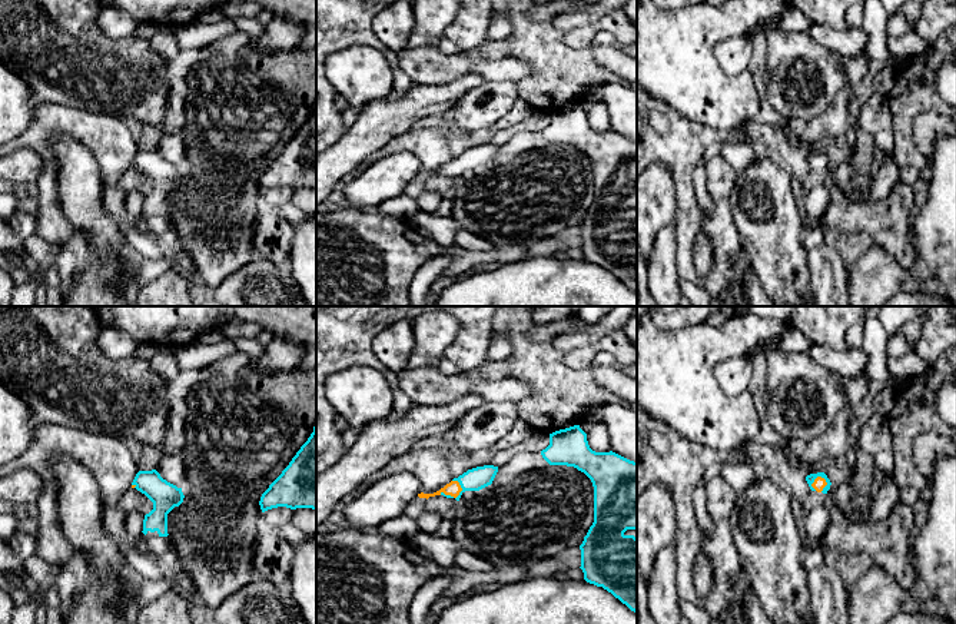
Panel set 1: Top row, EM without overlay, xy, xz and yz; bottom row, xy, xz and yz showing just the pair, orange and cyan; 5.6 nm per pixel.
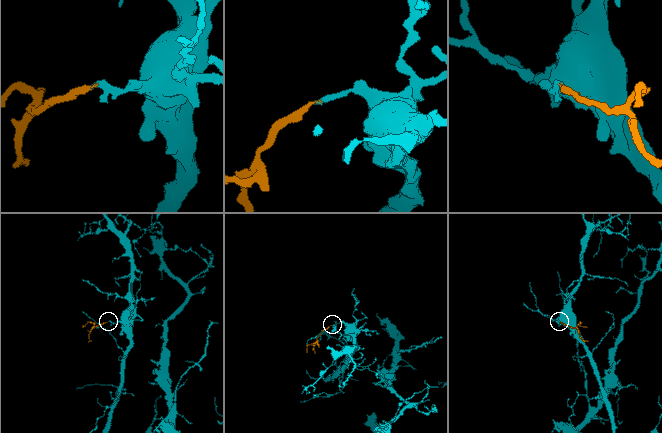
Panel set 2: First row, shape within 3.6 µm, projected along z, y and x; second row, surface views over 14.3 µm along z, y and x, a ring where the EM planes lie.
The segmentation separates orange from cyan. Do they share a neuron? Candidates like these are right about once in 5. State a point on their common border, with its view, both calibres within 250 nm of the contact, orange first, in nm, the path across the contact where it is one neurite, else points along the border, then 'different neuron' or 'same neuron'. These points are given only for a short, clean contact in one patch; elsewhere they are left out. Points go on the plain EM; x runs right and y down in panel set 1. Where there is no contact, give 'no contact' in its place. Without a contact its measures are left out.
meets orange in xz at (451, 175); 80 nm thick on the orange side, 130 nm on the other; runs through xz (452, 168), (451, 175), (477, 158); same neuron

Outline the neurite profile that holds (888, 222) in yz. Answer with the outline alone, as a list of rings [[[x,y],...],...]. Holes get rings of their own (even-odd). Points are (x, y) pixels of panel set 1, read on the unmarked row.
[[[897,182],[884,199],[876,202],[833,200],[824,210],[823,228],[840,233],[866,232],[896,262],[910,270],[917,250],[913,240],[913,186]]]

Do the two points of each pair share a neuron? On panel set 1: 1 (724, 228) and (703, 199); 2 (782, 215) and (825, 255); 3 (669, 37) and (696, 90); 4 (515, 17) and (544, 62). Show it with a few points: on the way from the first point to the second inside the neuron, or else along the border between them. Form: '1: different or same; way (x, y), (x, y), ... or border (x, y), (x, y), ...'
1: different; border (704, 176), (707, 193), (713, 205), (709, 213)
2: different; border (806, 252), (807, 281), (810, 285)
3: same; way (669, 50), (676, 65), (687, 78)
4: same; way (524, 29), (544, 50)

